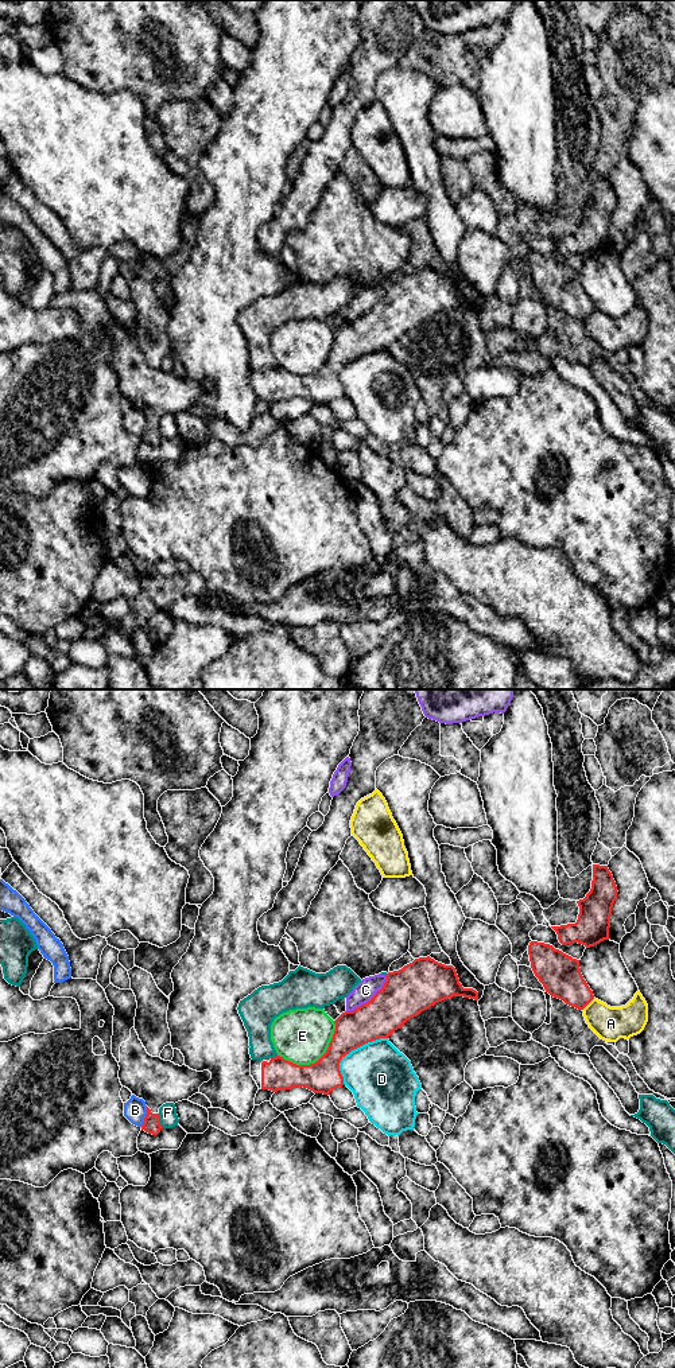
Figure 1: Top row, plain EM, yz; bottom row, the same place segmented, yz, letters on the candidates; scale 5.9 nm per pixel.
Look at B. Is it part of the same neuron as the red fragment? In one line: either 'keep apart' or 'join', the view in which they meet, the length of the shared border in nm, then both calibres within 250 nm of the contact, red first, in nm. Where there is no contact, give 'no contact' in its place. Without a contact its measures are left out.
keep apart | yz | 130 nm | 100/140 nm

